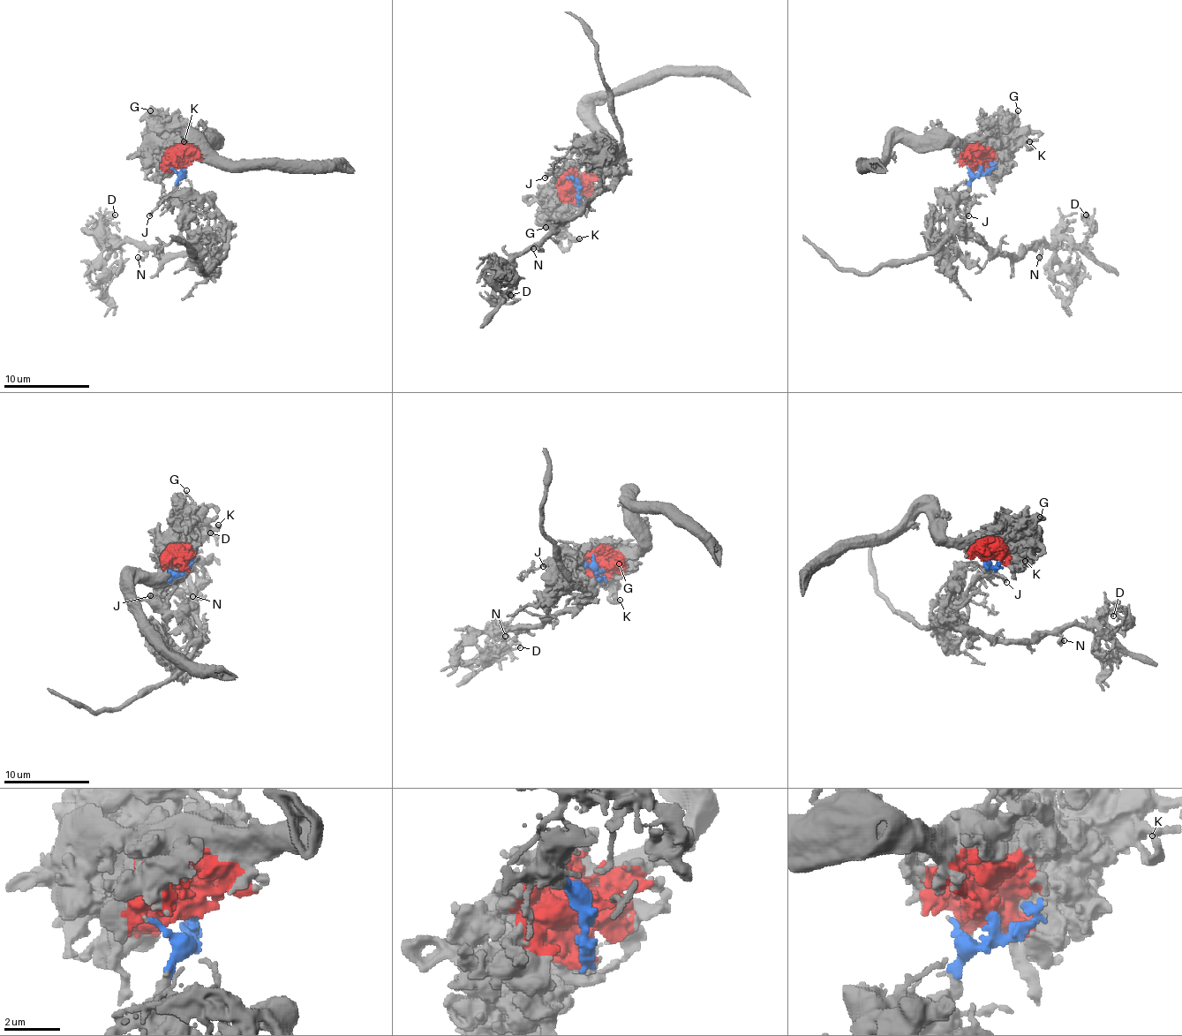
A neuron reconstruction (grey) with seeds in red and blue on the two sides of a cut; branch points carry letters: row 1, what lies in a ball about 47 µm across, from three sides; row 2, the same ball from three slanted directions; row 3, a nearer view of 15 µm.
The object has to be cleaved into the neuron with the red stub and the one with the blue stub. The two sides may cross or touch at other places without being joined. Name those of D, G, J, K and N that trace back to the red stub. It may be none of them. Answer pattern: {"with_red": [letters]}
{"with_red": ["G", "K"]}

